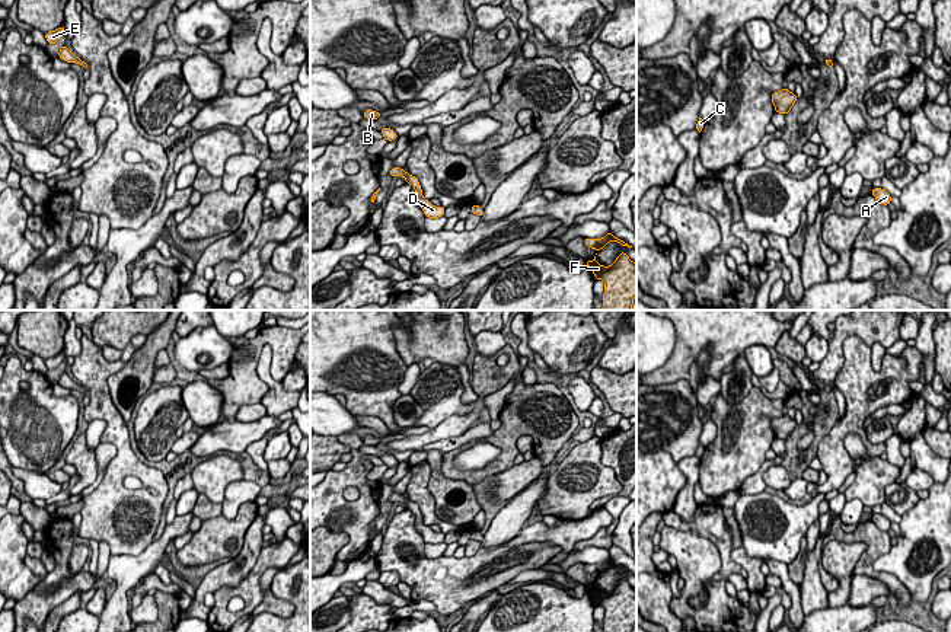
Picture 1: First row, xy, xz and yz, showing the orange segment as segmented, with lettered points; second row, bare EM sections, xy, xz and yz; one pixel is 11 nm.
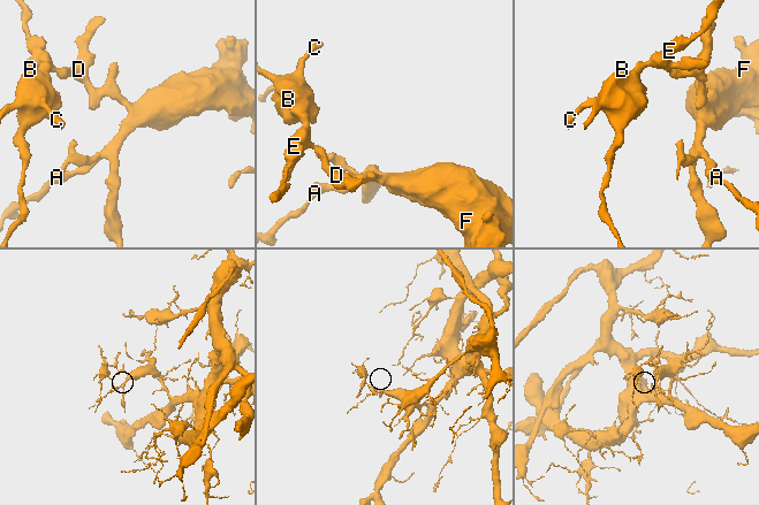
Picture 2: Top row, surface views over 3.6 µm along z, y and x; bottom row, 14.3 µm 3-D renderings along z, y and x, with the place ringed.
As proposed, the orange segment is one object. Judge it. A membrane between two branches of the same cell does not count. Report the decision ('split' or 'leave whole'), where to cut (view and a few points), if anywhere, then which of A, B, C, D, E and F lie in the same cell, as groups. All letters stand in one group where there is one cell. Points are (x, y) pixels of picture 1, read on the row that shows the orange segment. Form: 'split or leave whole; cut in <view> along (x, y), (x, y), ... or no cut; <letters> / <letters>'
leave whole; no cut; A B C D E F

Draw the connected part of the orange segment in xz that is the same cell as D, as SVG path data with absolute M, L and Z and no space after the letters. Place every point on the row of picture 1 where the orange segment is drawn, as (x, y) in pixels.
M392 167L390 172L389 172L389 175L392 178L395 178L395 176L403 176L405 181L409 185L414 186L414 189L415 189L415 201L422 208L425 217L430 217L430 218L444 217L446 208L441 207L441 205L440 207L435 207L435 205L433 205L430 202L430 200L425 200L422 197L422 189L421 189L419 181L415 176L409 175L402 167Z

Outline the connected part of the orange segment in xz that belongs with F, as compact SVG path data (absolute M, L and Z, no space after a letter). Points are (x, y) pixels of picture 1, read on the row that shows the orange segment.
M622 250L610 266L596 261L585 261L594 278L604 283L601 310L632 310L636 296L636 264Z

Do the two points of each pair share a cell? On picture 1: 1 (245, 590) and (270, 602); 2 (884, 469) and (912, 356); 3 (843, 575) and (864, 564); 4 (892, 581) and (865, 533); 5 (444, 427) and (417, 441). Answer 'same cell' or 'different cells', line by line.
1: different cells
2: different cells
3: different cells
4: same cell
5: same cell

